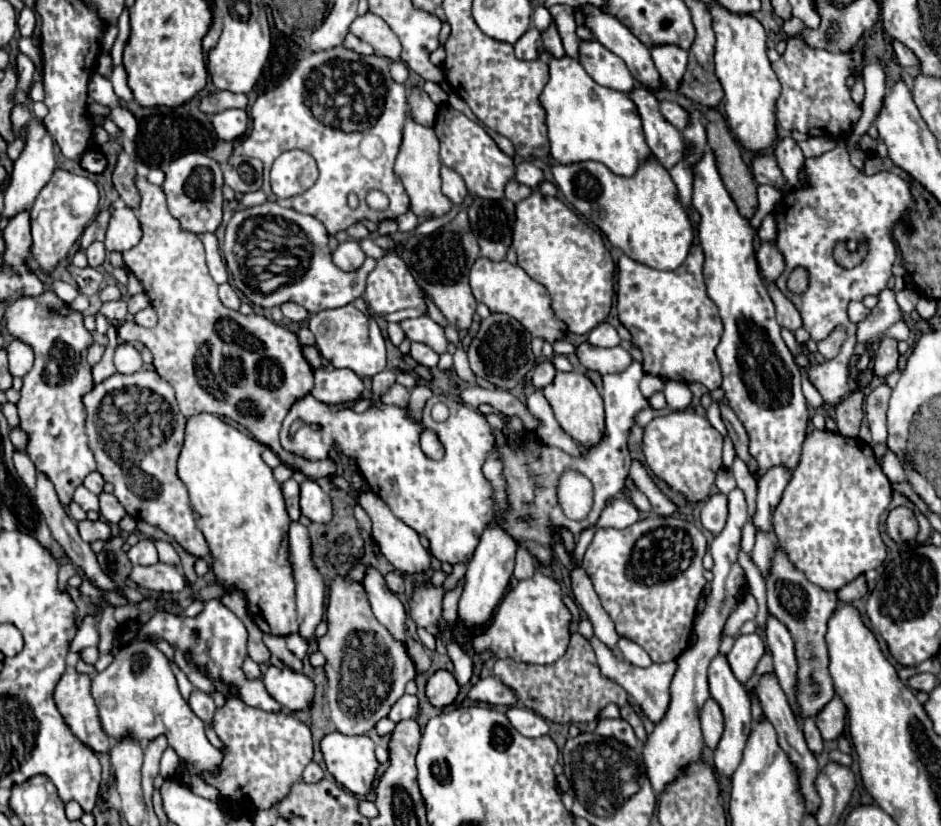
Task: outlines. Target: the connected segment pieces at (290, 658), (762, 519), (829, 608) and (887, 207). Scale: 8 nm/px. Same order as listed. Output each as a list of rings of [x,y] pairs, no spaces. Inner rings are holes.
[[[264,635],[264,643],[272,651],[274,657],[278,657],[282,663],[286,663],[294,671],[302,671],[302,661],[286,647],[284,637],[274,637],[274,635]]]
[[[776,465],[770,467],[758,481],[758,499],[756,499],[756,515],[754,515],[754,527],[762,531],[772,531],[770,529],[770,517],[782,499],[784,487],[788,485],[792,475],[792,469],[786,469],[786,465]]]
[[[776,543],[776,557],[772,573],[766,579],[768,587],[768,611],[778,617],[794,637],[796,657],[798,657],[798,703],[802,707],[802,717],[814,717],[832,697],[832,677],[828,673],[828,647],[826,647],[826,625],[838,607],[836,593],[822,591],[812,585],[798,569],[790,565],[784,551]]]
[[[836,147],[820,157],[804,161],[806,185],[792,189],[782,197],[781,203],[774,207],[774,219],[778,225],[776,247],[784,257],[786,269],[778,277],[778,289],[796,305],[802,315],[804,329],[812,339],[828,337],[836,325],[848,329],[848,339],[840,353],[822,365],[812,365],[808,369],[812,385],[820,391],[828,405],[836,405],[840,397],[848,393],[848,359],[856,343],[856,325],[848,319],[848,303],[862,301],[866,295],[878,295],[890,275],[896,261],[896,245],[892,241],[892,229],[898,221],[914,213],[914,197],[904,179],[894,173],[882,171],[868,177],[864,171],[850,163],[848,151]],[[836,243],[866,243],[868,255],[864,265],[854,269],[844,269],[836,263],[832,251]],[[794,267],[806,267],[810,273],[808,291],[794,295],[786,289],[786,279]]]

